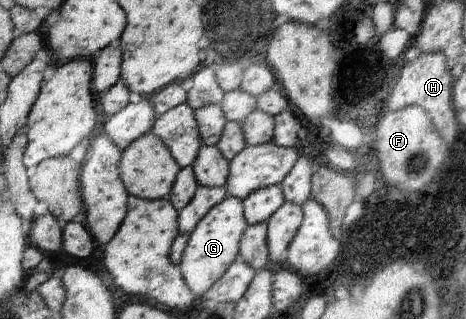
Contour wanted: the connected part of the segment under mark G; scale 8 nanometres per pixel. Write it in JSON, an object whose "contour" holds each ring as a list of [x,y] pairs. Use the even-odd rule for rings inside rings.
{"contour":[[[233,196],[212,208],[198,224],[196,230],[189,235],[190,242],[181,263],[184,279],[194,294],[204,296],[227,274],[232,264],[240,258],[241,243],[248,228],[243,201]]]}

